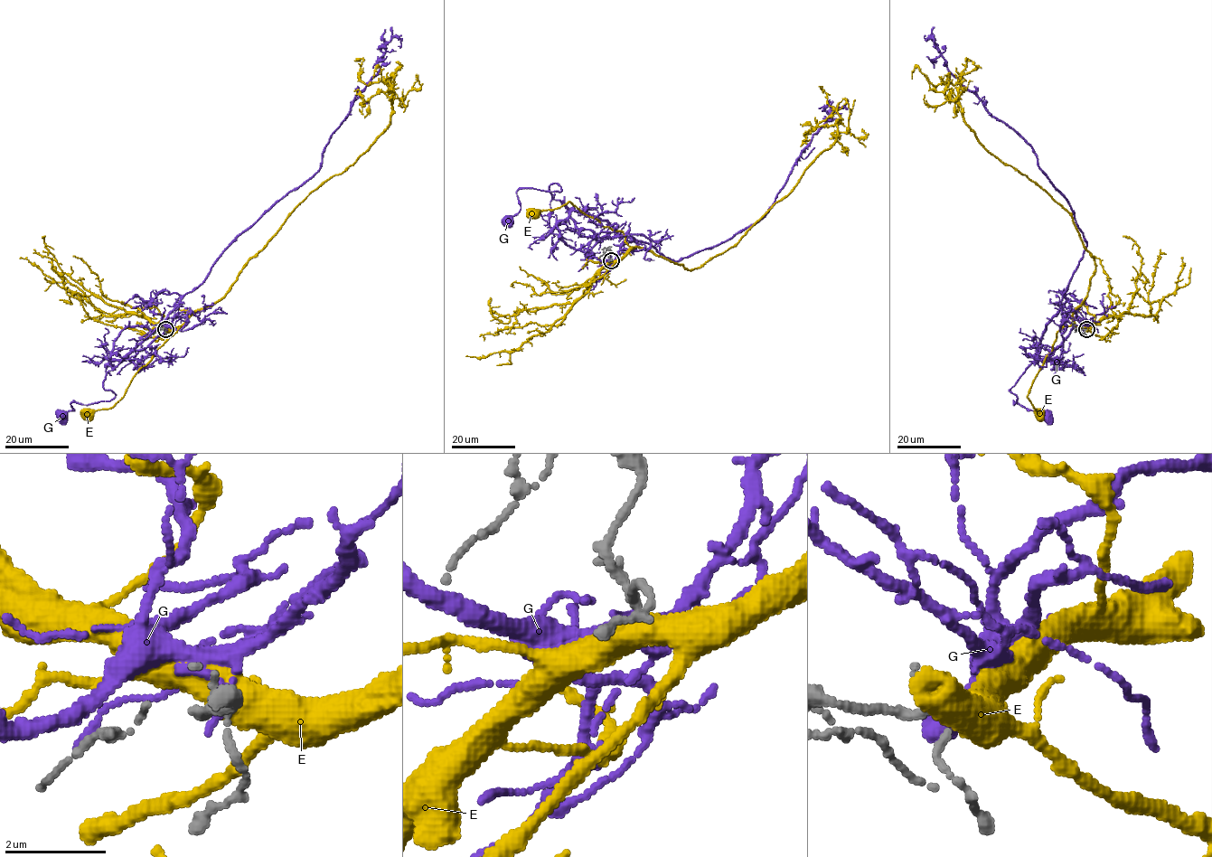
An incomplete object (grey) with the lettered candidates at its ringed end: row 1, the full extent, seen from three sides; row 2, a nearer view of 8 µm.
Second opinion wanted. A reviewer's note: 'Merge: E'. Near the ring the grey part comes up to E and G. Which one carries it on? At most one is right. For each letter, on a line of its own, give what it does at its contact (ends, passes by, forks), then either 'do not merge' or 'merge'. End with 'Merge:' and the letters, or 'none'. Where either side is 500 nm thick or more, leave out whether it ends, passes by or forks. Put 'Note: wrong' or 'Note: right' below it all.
E: merge
G: it ends | do not merge
Merge: E
Note: right

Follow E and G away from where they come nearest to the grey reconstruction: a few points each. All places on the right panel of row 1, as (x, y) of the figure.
E: (1086, 329), (1073, 324), (1063, 326), (1056, 333), (1052, 350), (1028, 396), (1038, 415)
G: (1086, 329), (1063, 316), (1061, 306), (1086, 246), (1074, 212), (1032, 148), (948, 70), (934, 37), (933, 46)

